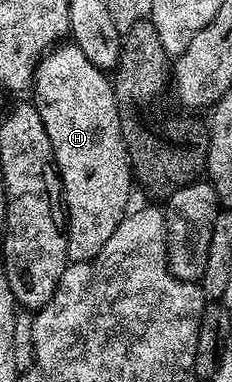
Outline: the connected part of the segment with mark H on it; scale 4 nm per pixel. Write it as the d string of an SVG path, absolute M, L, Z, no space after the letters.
M62 42L49 49L40 60L37 61L37 71L35 73L35 87L32 89L32 103L37 105L39 110L39 118L43 118L43 126L47 130L47 138L51 138L51 146L53 147L53 163L57 166L57 175L61 178L61 191L63 193L63 207L67 217L67 254L69 260L76 262L78 260L90 260L99 254L99 250L103 250L103 246L107 246L107 238L111 238L111 234L115 234L115 230L119 226L119 222L130 211L129 195L135 189L135 181L133 179L133 170L129 166L129 151L125 149L125 139L121 133L121 124L119 114L116 108L116 98L114 96L114 81L107 75L106 69L100 68L92 64L87 58L87 54L83 54L83 50L79 50L79 46L72 42Z

